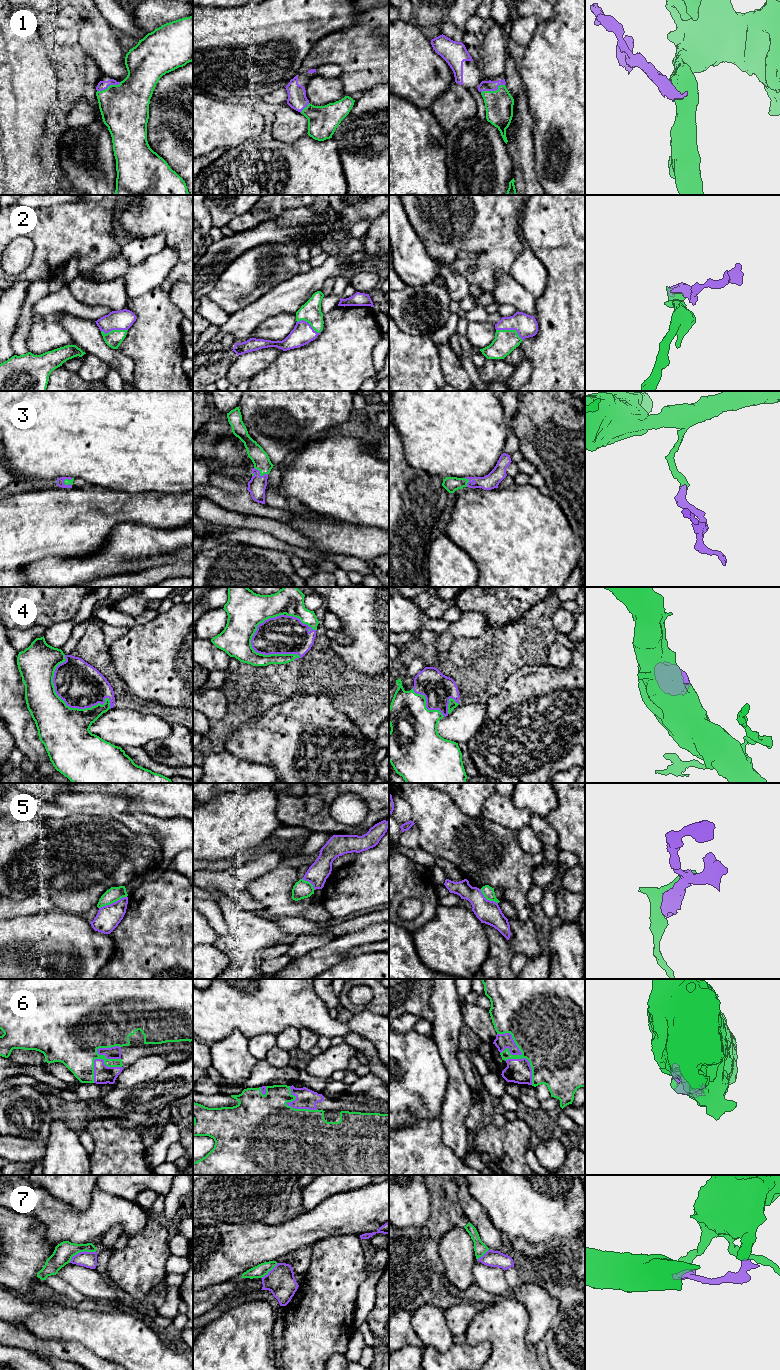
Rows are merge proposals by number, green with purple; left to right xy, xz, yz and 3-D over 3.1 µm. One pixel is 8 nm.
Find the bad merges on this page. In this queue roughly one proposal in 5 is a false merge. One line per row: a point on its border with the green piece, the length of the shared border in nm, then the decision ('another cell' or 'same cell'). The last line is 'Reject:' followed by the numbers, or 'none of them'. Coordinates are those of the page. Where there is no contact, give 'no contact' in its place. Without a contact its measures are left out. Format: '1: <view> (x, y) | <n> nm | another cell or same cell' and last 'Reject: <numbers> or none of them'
1: yz (493, 91) | 200 nm | same cell
2: yz (510, 330) | 240 nm | same cell
3: xz (260, 474) | 130 nm | same cell
4: xy (66, 705) | 550 nm | same cell
5: xy (112, 902) | 240 nm | another cell
6: yz (512, 1037) | 260 nm | same cell
7: xy (81, 1251) | 240 nm | another cell
Reject: 5, 7

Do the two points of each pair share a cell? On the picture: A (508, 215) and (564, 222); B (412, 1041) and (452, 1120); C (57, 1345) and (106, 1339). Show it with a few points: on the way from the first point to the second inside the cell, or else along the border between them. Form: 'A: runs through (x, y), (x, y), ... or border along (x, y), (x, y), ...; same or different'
A: border along (524, 205), (520, 219); different
B: border along (448, 1079), (440, 1118); different
C: border along (54, 1338), (80, 1342), (97, 1355); different

